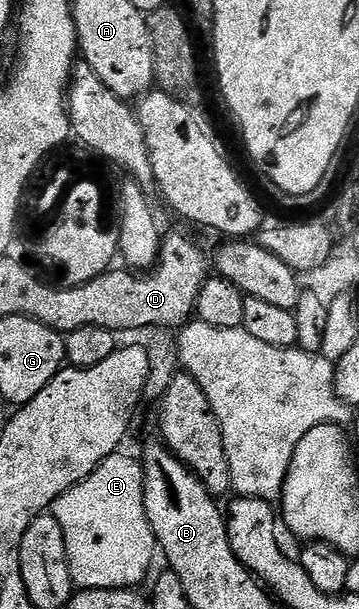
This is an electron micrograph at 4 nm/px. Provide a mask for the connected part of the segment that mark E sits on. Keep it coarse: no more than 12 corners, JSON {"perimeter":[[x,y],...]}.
{"perimeter":[[142,463],[55,500],[75,587],[138,588],[156,543]]}

